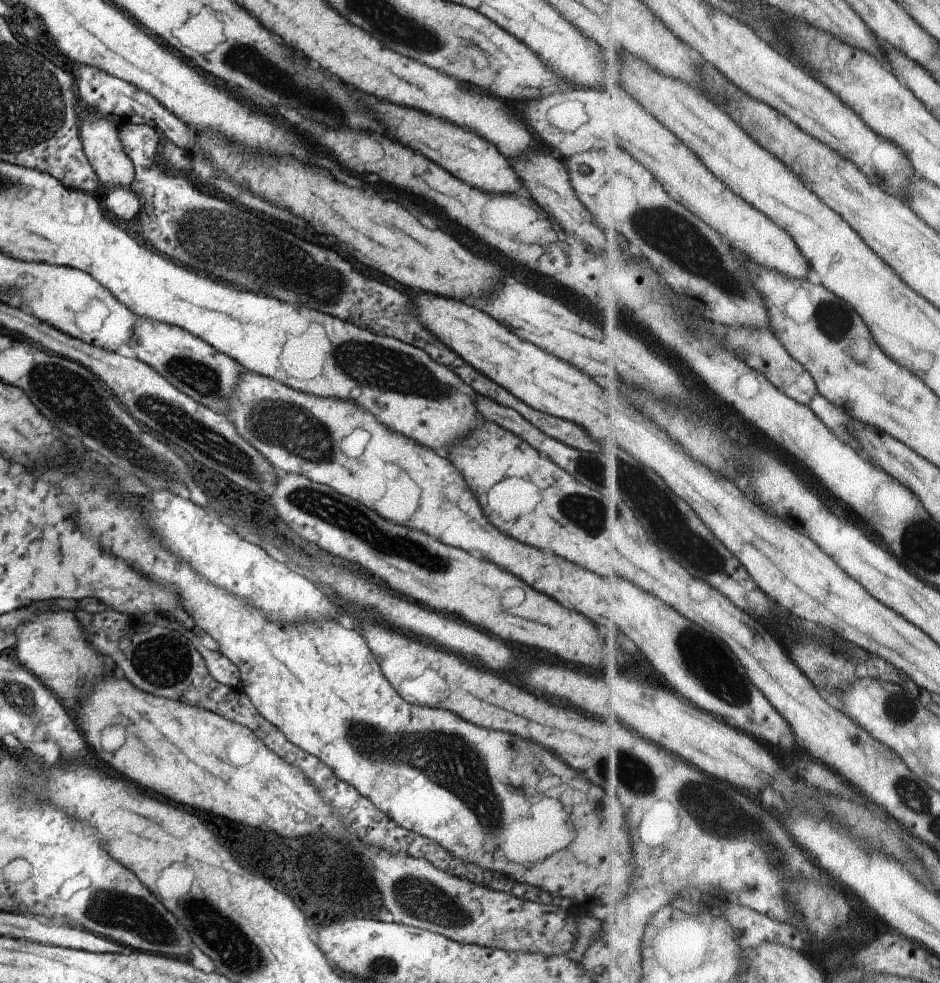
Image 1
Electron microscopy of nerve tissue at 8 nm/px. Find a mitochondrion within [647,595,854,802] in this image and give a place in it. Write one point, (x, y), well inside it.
(706, 657)

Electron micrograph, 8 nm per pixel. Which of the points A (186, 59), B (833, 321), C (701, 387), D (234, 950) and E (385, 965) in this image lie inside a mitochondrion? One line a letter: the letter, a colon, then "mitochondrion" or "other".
A: other
B: mitochondrion
C: other
D: mitochondrion
E: mitochondrion

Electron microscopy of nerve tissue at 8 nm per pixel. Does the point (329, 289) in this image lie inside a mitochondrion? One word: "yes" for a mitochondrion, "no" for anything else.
yes

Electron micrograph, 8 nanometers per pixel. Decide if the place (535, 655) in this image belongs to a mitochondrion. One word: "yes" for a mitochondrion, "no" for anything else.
no

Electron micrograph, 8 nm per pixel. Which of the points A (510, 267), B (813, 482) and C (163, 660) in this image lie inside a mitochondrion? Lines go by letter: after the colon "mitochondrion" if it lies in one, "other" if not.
A: other
B: other
C: mitochondrion

